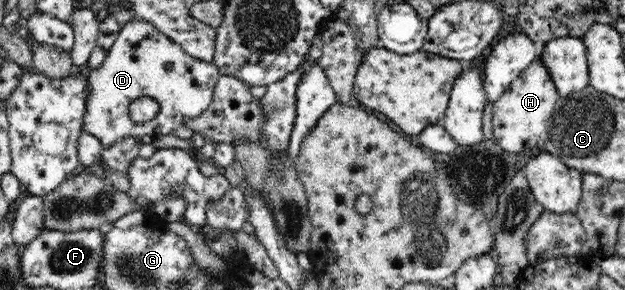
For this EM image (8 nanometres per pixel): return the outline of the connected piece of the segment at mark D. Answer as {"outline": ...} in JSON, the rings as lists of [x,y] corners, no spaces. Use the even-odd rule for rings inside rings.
{"outline":[[[139,16],[131,18],[129,22],[122,25],[117,40],[111,45],[103,64],[89,73],[88,80],[90,80],[92,91],[86,100],[82,131],[97,137],[102,148],[105,149],[117,144],[120,140],[143,135],[153,137],[173,135],[182,139],[190,139],[192,131],[189,124],[212,103],[214,88],[220,77],[215,63],[197,60],[189,56],[181,45],[173,42],[156,26]],[[141,97],[149,97],[157,101],[159,112],[150,122],[136,124],[129,116],[129,106],[131,102]]]}

